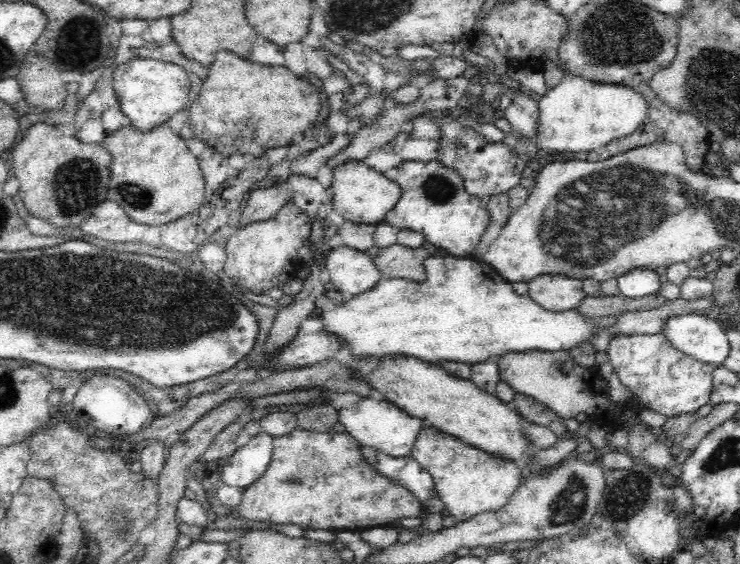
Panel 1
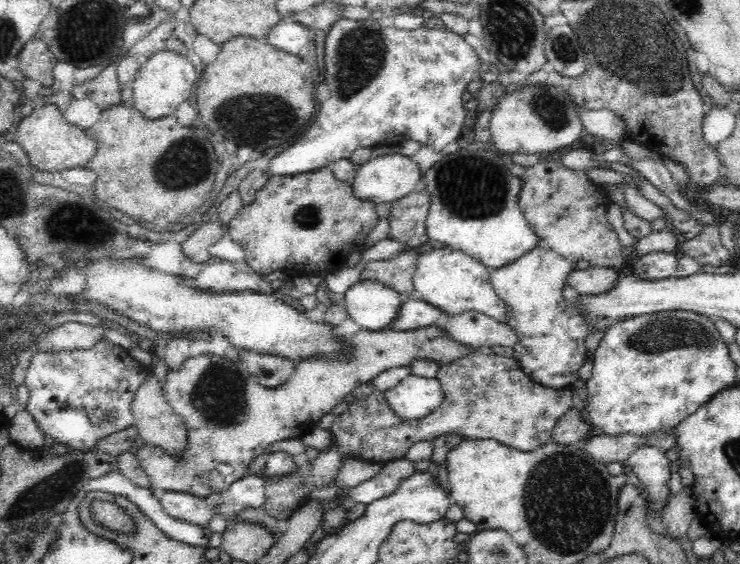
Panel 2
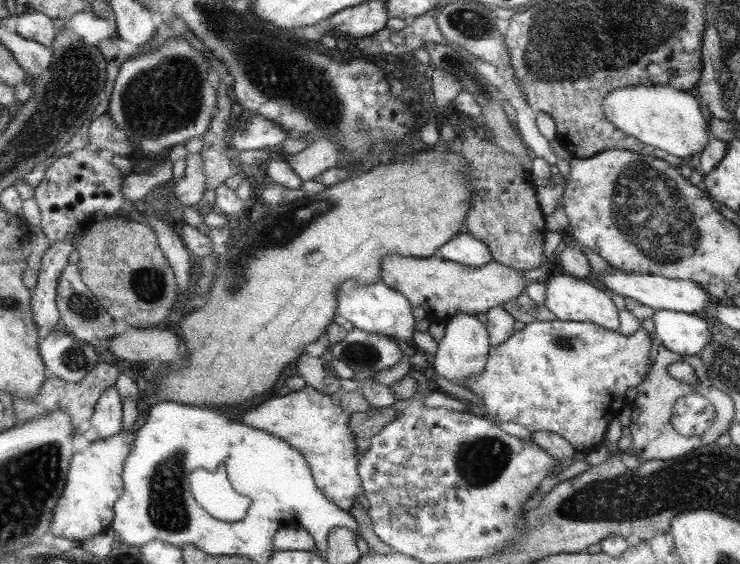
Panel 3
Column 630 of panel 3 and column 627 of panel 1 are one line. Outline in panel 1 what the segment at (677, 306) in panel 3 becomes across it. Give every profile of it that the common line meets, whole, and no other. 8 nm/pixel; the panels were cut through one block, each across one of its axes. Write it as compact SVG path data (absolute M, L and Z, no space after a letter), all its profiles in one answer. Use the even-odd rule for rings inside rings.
M638 267L618 279L620 295L626 299L637 299L657 293L661 284L655 270Z

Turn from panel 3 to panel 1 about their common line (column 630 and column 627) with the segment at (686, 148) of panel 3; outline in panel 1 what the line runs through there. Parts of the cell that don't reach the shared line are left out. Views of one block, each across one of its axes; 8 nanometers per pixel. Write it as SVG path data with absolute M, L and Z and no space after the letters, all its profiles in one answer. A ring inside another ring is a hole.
M564 75L553 88L549 88L538 101L540 118L536 142L540 149L546 148L552 152L588 152L600 146L606 146L614 139L624 138L634 134L647 118L647 102L644 97L629 86L606 84L583 79L574 75Z

